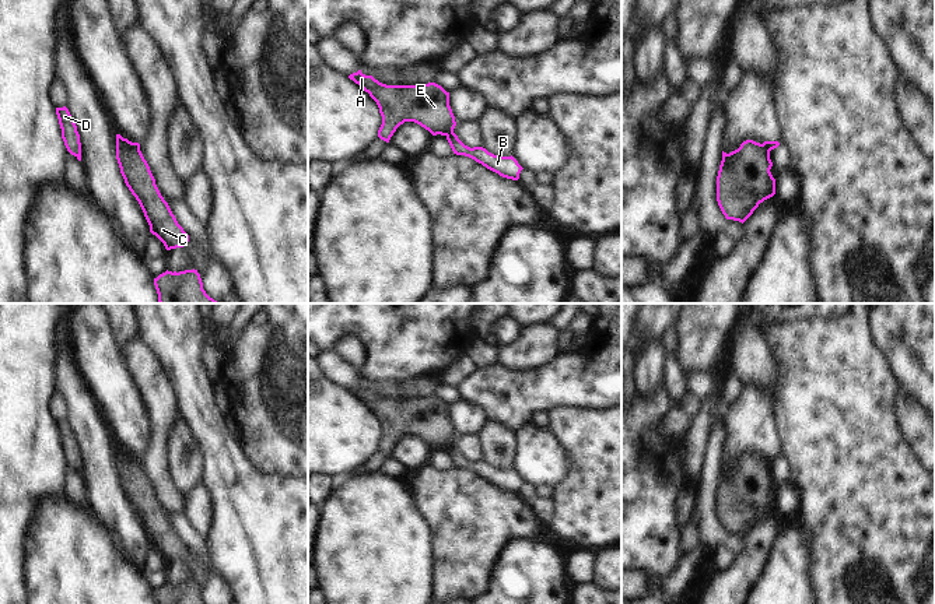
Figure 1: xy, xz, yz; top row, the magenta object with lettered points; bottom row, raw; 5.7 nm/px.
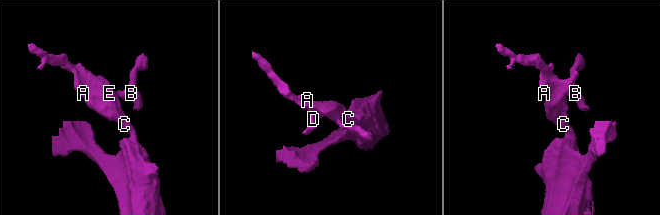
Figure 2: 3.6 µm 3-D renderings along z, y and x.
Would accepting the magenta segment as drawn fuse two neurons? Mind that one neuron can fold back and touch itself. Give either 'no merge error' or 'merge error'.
merge error

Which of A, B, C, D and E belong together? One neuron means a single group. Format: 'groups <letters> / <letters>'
groups A C D E / B

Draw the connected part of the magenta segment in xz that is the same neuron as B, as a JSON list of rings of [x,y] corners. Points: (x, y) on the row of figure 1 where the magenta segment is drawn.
[[[454,131],[447,134],[447,140],[454,154],[469,157],[502,178],[512,180],[519,179],[519,173],[523,168],[518,164],[518,161],[512,155],[511,157],[494,155],[483,147],[470,148],[465,145]]]

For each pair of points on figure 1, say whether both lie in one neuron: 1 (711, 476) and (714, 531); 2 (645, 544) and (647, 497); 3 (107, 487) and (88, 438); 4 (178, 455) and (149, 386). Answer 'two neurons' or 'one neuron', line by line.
1: one neuron
2: one neuron
3: one neuron
4: two neurons

